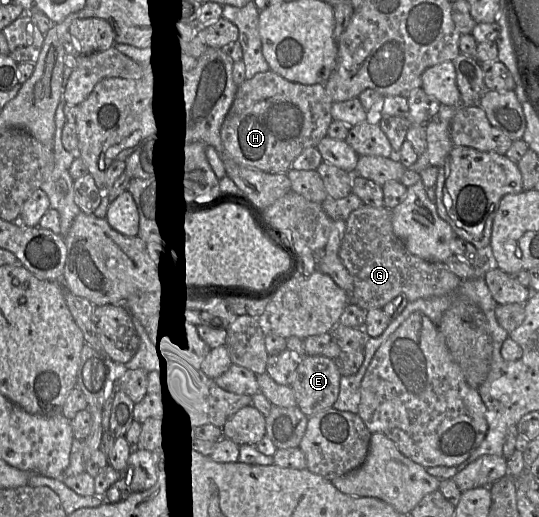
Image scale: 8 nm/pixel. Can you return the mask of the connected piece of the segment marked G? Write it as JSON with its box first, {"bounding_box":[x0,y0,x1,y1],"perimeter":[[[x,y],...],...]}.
{"bounding_box":[339,205,462,310],"perimeter":[[[363,205],[350,213],[345,221],[345,233],[339,249],[339,259],[353,277],[354,289],[350,294],[350,302],[363,310],[382,308],[400,294],[404,295],[408,302],[456,294],[462,281],[450,271],[446,263],[427,261],[410,253],[393,232],[392,209],[384,206],[375,208]]]}

